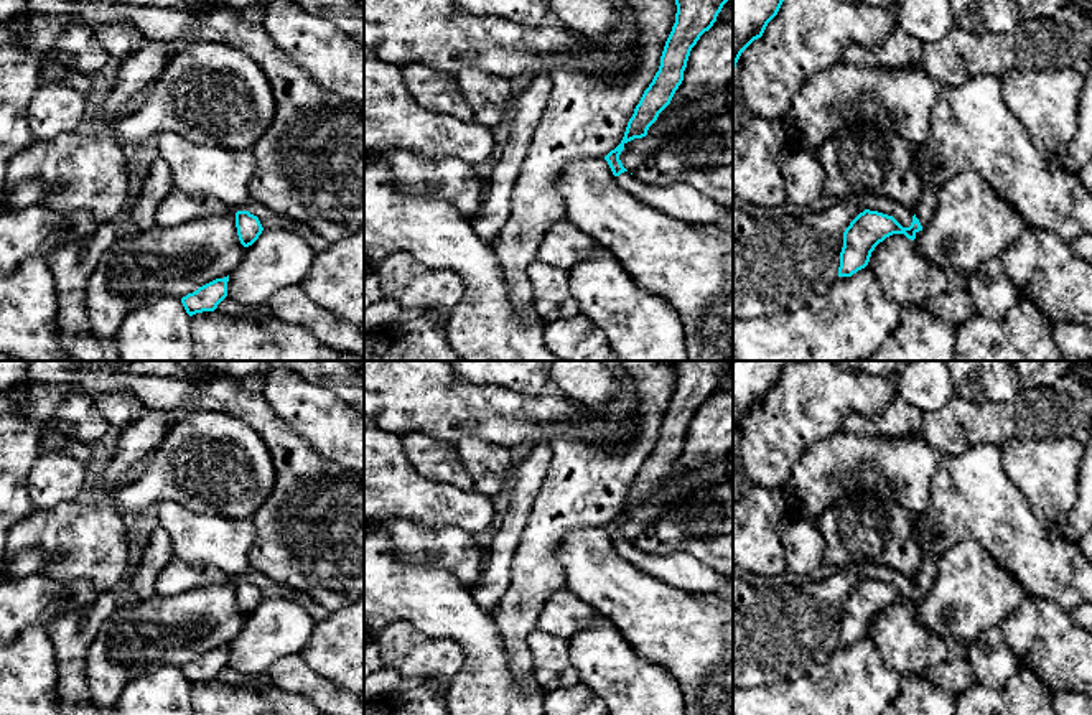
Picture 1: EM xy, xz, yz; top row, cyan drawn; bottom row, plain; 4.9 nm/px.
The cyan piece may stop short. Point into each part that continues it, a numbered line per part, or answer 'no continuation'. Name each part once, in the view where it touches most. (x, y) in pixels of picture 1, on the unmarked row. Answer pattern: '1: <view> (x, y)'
1: yz (928, 572)

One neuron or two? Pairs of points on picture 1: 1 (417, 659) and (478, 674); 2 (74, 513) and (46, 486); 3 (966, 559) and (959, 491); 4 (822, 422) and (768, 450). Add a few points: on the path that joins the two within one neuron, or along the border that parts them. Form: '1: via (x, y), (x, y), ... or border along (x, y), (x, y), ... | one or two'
1: border along (437, 636), (460, 648), (460, 669), (448, 682) | two
2: border along (74, 498), (51, 508), (35, 508) | two
3: border along (939, 557), (964, 541), (975, 541), (997, 562) | two
4: via (809, 422), (796, 422), (781, 437) | one

